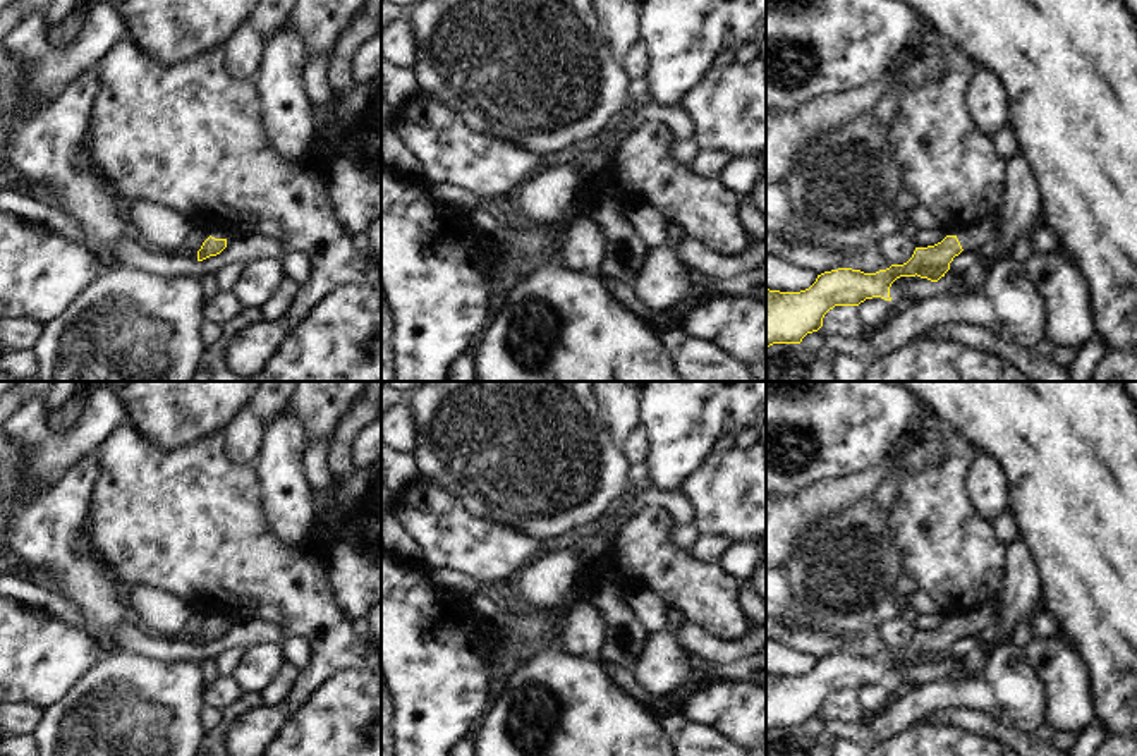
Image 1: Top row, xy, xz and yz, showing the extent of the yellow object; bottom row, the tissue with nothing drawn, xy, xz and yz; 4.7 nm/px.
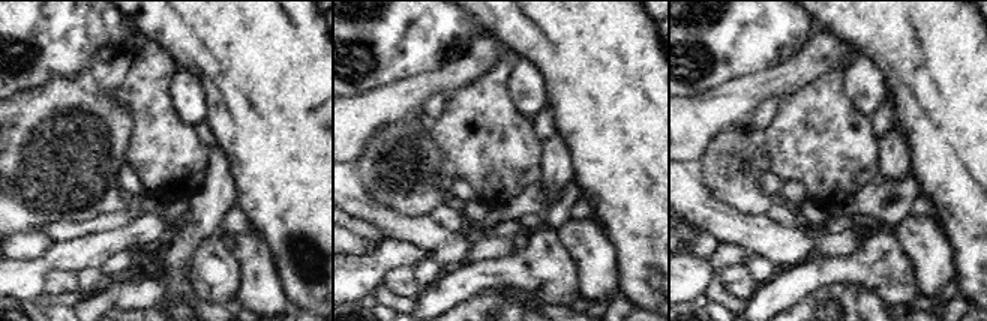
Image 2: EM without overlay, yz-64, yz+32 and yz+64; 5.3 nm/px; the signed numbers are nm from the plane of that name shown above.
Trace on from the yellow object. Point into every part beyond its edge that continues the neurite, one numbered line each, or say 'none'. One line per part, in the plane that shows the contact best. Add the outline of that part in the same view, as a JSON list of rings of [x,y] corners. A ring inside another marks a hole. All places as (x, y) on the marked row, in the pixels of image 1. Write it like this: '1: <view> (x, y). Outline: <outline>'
1: yz (983, 236). Outline: [[[1000,210],[993,211],[982,222],[972,225],[970,229],[957,235],[962,249],[977,253],[986,253],[993,249],[1000,237],[998,222],[1000,222]]]

